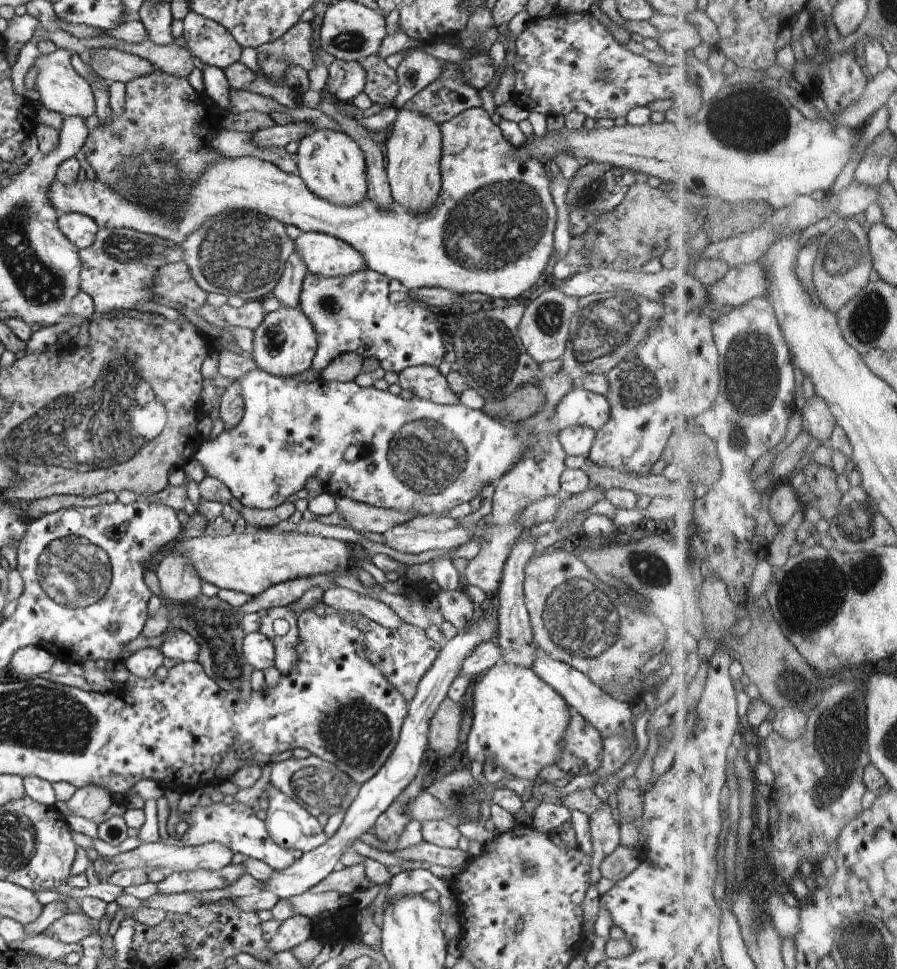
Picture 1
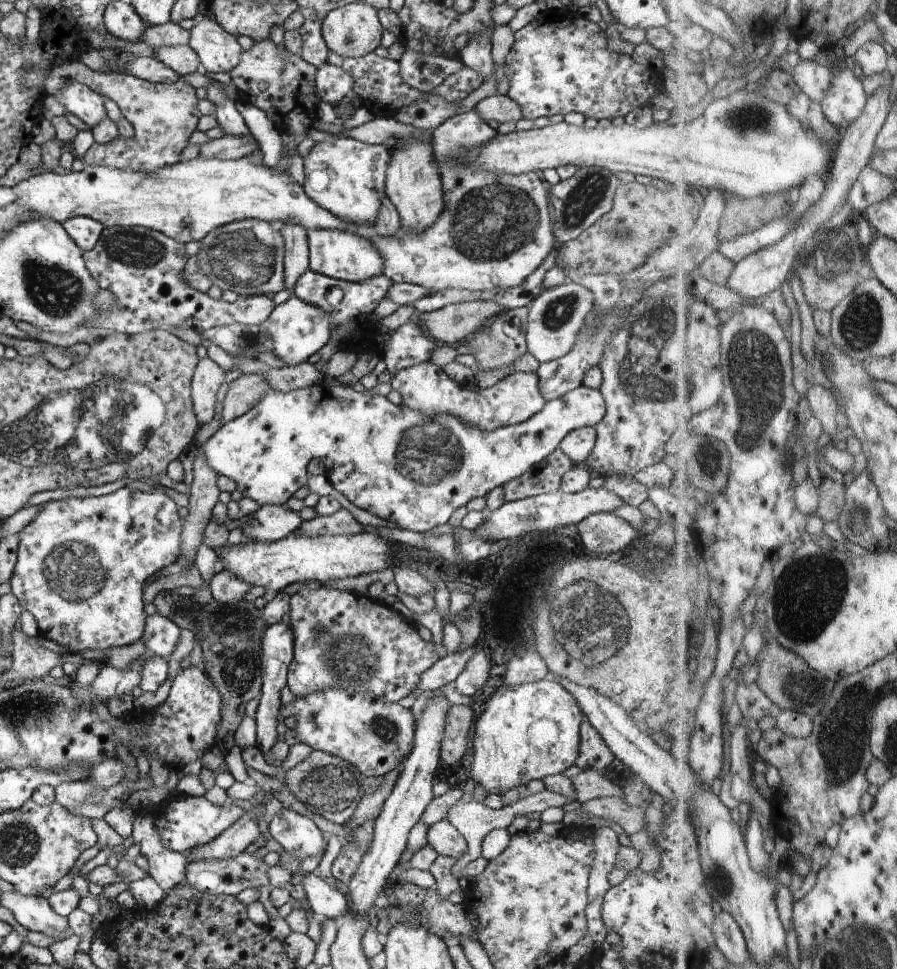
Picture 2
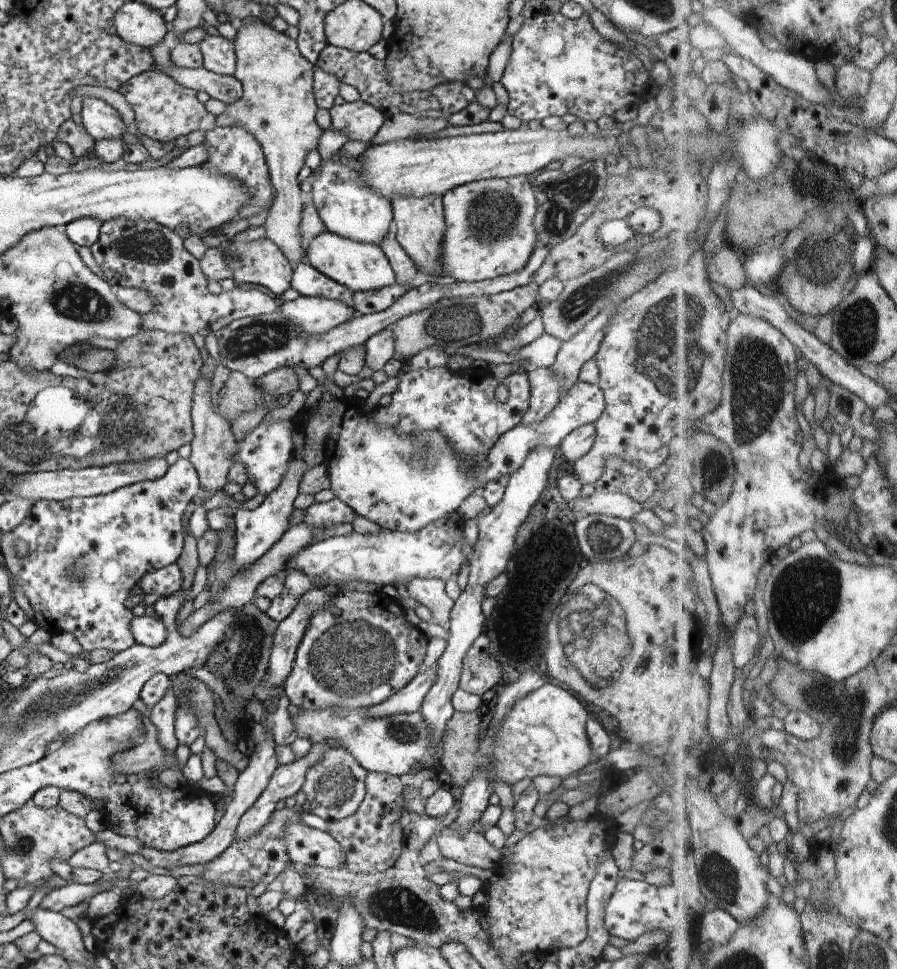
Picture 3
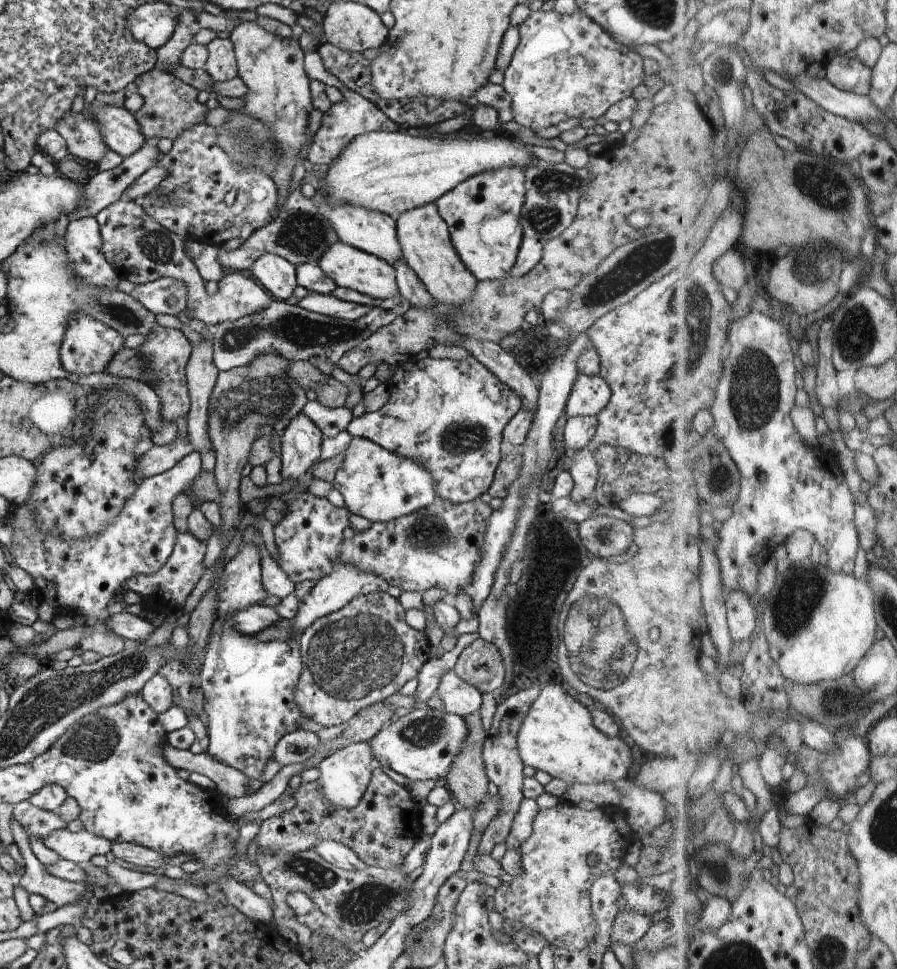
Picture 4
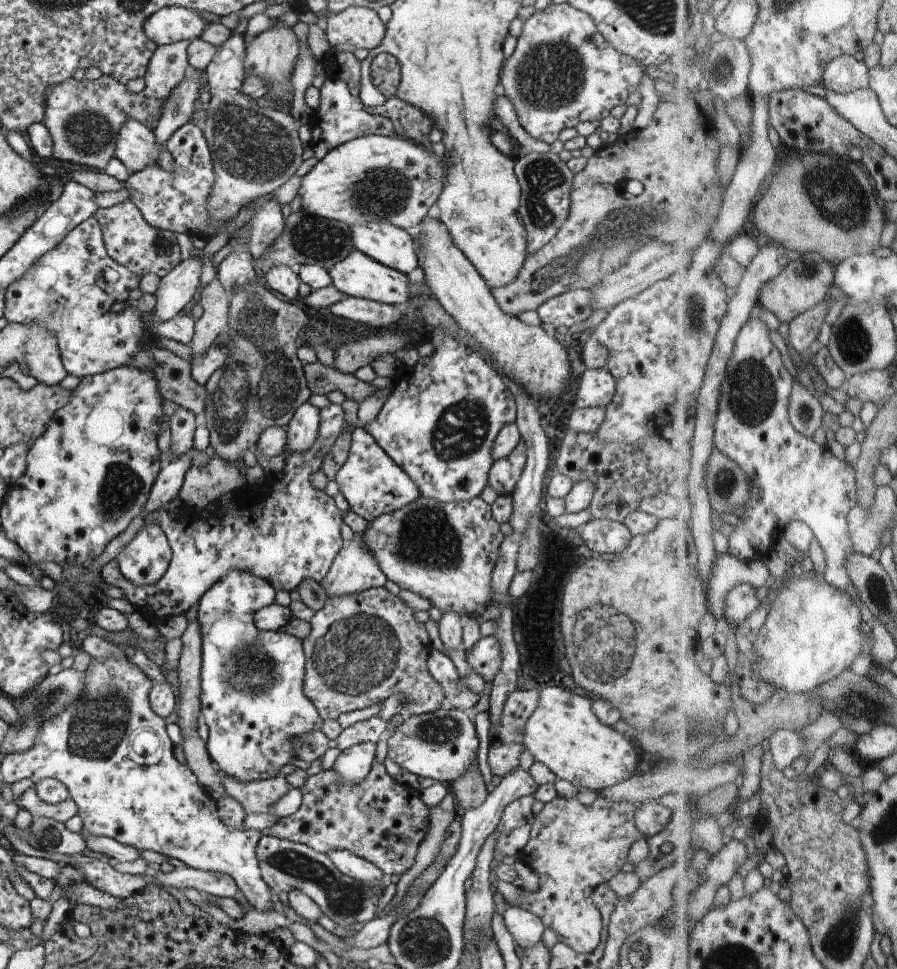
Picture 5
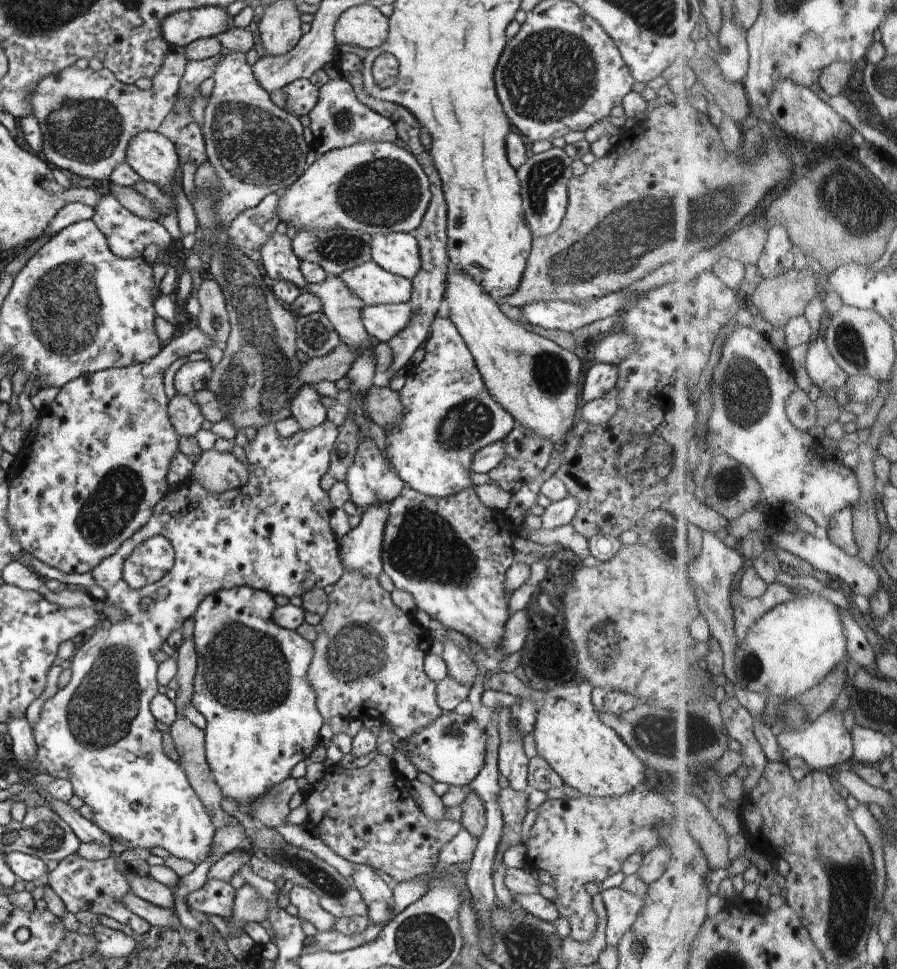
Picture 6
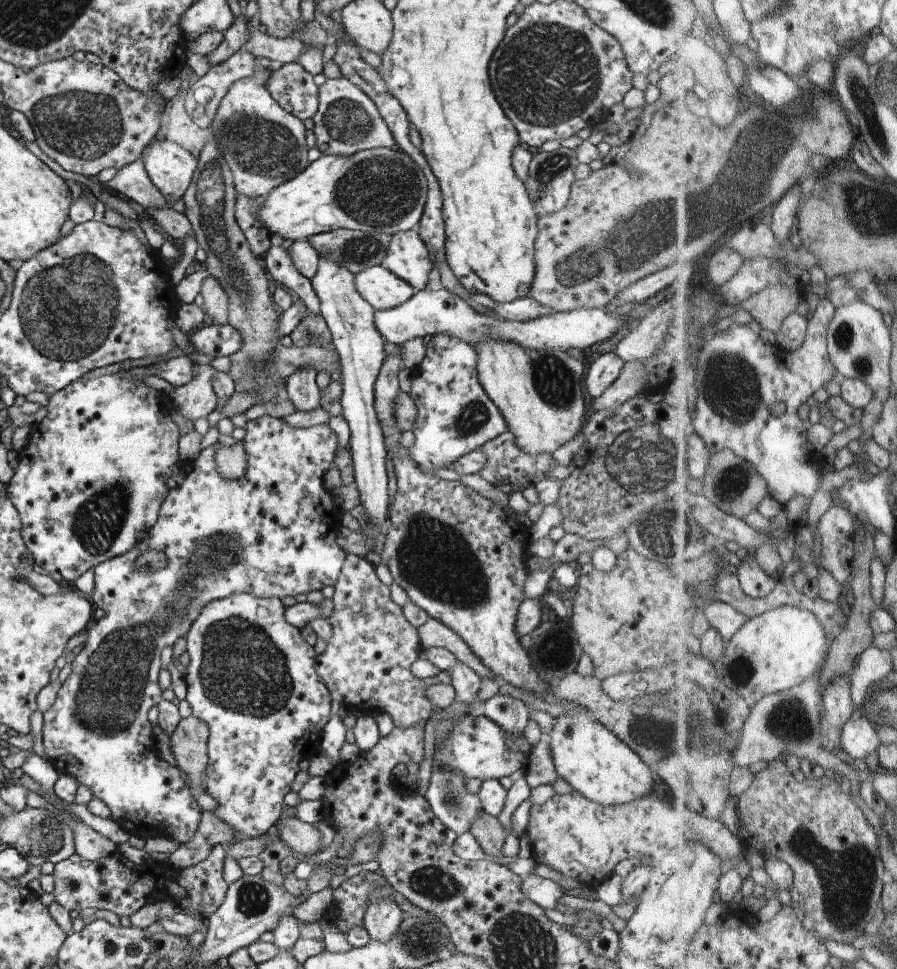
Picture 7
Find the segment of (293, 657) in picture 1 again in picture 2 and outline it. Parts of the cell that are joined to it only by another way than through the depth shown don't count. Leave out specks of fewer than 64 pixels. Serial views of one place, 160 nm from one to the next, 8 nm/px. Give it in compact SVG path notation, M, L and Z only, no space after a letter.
M322 586L292 594L289 605L290 612L285 621L293 630L295 645L287 685L296 697L305 697L322 689L347 688L370 693L387 703L399 703L417 687L421 674L439 659L432 641L423 640L414 624L403 621L404 616L392 606L379 603L366 594Z

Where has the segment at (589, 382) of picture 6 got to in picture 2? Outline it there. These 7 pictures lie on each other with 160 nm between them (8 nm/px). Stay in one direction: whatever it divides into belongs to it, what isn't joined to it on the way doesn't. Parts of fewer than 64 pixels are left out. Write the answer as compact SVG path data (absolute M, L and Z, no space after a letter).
M318 382L312 386L282 393L280 391L270 391L254 408L251 408L246 414L238 418L229 420L224 423L202 446L200 451L204 453L207 463L219 474L232 477L237 484L237 489L242 492L244 497L251 498L259 506L264 505L284 505L290 497L302 488L308 485L307 464L314 457L320 458L324 462L325 474L330 484L340 493L346 496L350 502L353 502L358 508L376 514L390 524L396 524L401 529L408 529L414 532L426 532L427 534L440 524L446 524L452 512L460 506L468 504L472 498L486 496L493 488L503 486L507 482L523 475L530 467L541 462L553 450L559 447L560 441L574 429L580 427L595 427L599 420L605 415L605 398L599 389L593 389L583 384L578 388L567 392L560 398L546 401L542 410L533 414L528 420L515 425L506 425L490 432L484 432L475 425L464 424L459 418L452 415L436 415L427 417L418 411L410 410L400 405L395 405L388 401L385 396L374 393L371 389L365 389L363 392L356 392L348 385L335 385L328 382Z

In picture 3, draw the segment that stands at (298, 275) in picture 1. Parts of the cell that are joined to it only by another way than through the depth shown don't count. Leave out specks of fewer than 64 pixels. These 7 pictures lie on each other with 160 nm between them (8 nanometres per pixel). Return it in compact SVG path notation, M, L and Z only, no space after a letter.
M246 17L240 24L236 24L237 33L233 39L236 55L236 68L233 74L243 84L243 95L233 103L227 104L226 109L214 118L218 127L238 125L245 128L262 147L272 186L276 190L276 197L268 210L264 226L266 238L270 239L284 256L291 262L293 268L302 262L300 219L303 211L300 201L300 184L298 174L305 165L304 160L310 150L317 148L323 130L316 123L315 114L318 110L313 93L314 65L301 55L295 40L286 33L281 33L267 25L264 20L256 17Z

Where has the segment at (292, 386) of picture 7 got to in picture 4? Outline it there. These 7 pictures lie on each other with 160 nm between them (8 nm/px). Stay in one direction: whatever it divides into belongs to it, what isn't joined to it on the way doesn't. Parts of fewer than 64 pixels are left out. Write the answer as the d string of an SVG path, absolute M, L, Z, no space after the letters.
M300 411L280 433L282 478L298 479L320 458L323 432Z

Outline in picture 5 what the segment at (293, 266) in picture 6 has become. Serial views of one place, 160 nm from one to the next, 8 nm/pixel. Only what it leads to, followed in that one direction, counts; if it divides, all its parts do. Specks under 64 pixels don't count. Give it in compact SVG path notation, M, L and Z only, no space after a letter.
M261 197L255 202L260 203L260 206L256 208L256 214L252 220L250 220L246 226L251 232L249 233L249 251L256 261L259 261L265 253L271 248L275 243L275 240L284 232L285 220L282 217L281 207L282 205L273 199L271 201L266 201L266 197Z

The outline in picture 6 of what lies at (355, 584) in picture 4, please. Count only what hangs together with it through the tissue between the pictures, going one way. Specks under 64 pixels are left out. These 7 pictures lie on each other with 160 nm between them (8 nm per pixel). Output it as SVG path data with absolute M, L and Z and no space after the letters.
M374 504L360 513L360 524L338 540L338 558L342 572L358 572L379 577L383 572L382 538L389 504Z

